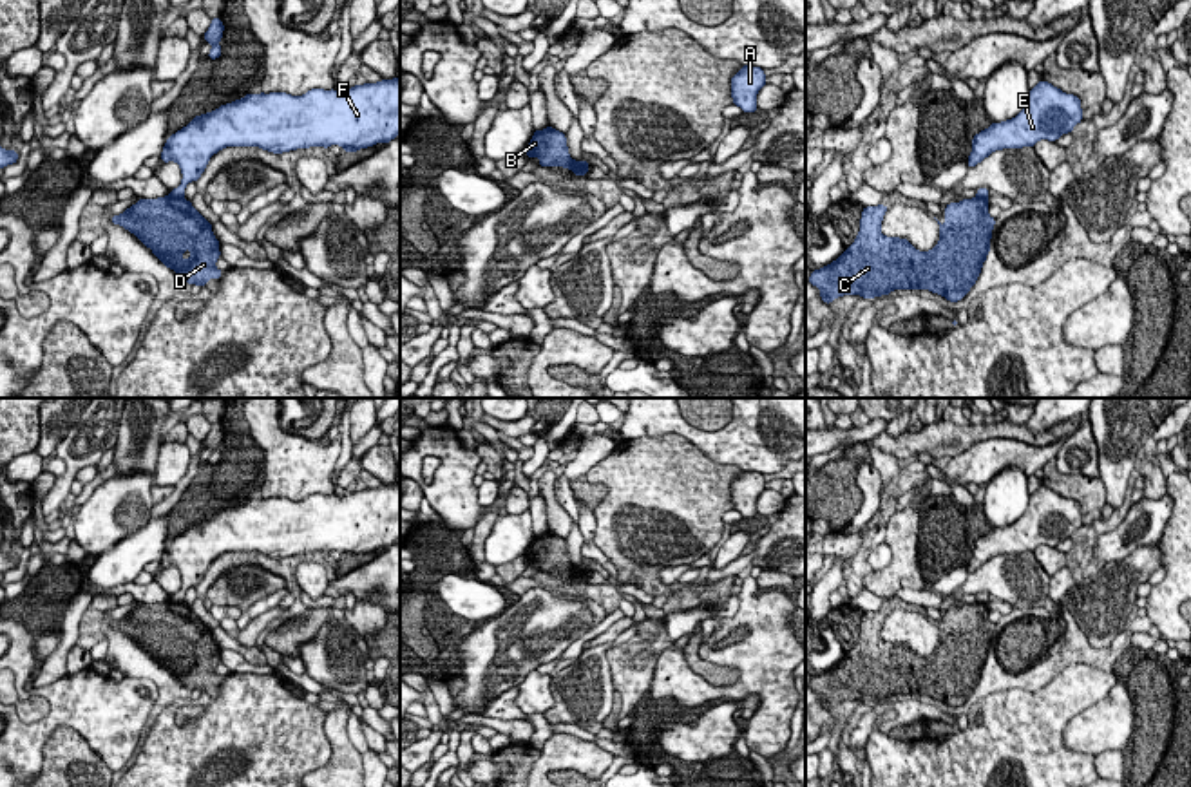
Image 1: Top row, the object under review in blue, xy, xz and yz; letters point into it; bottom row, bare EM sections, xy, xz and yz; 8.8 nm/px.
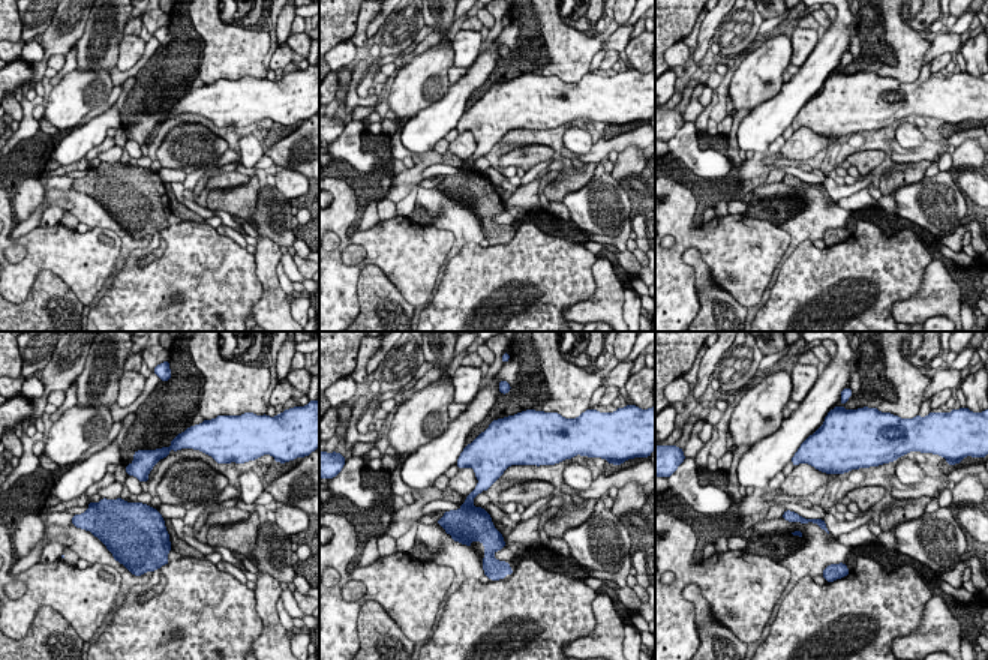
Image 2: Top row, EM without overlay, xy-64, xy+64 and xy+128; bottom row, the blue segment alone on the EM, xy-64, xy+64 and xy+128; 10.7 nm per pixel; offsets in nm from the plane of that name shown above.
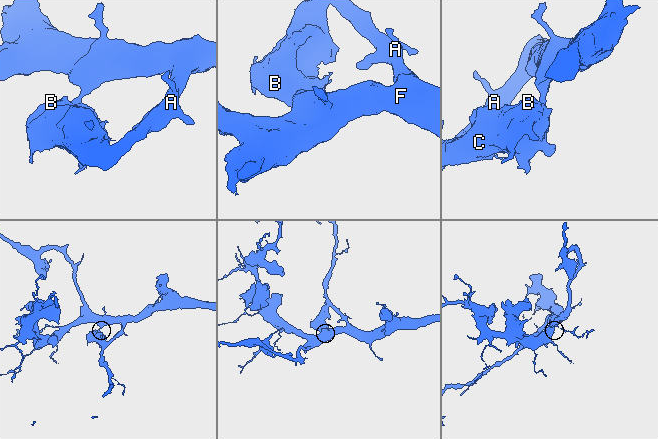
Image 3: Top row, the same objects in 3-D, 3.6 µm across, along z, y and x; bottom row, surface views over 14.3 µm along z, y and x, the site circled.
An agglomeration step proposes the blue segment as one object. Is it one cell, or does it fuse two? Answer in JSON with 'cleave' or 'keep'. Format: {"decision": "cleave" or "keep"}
{"decision": "cleave"}

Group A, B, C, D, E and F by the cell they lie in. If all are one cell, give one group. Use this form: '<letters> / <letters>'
A E F / B C D

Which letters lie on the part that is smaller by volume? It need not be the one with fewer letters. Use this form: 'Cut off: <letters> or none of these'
Cut off: B, C, D

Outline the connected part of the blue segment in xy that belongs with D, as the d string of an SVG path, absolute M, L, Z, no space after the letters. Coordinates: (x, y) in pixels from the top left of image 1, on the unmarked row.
M168 599L157 604L139 604L110 626L134 639L154 662L192 691L203 693L208 684L223 680L215 673L221 650L212 630L185 602Z

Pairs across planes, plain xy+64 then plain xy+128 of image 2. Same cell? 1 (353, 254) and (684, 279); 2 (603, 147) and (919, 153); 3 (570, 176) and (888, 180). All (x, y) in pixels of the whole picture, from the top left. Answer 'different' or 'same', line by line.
1: different
2: same
3: same

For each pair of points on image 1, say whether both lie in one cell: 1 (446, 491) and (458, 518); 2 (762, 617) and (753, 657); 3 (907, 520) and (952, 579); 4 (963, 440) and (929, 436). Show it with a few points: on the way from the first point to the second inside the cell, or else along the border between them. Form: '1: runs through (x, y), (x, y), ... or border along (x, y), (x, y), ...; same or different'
1: runs through (453, 498), (458, 511); same
2: runs through (762, 626), (759, 648); same
3: border along (954, 567), (934, 583); different
4: runs through (954, 438), (938, 438); same

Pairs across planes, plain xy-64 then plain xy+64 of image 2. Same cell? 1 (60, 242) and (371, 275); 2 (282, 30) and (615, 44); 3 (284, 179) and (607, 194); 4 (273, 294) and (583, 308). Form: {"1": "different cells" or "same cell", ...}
{"1": "different cells", "2": "different cells", "3": "different cells", "4": "same cell"}

